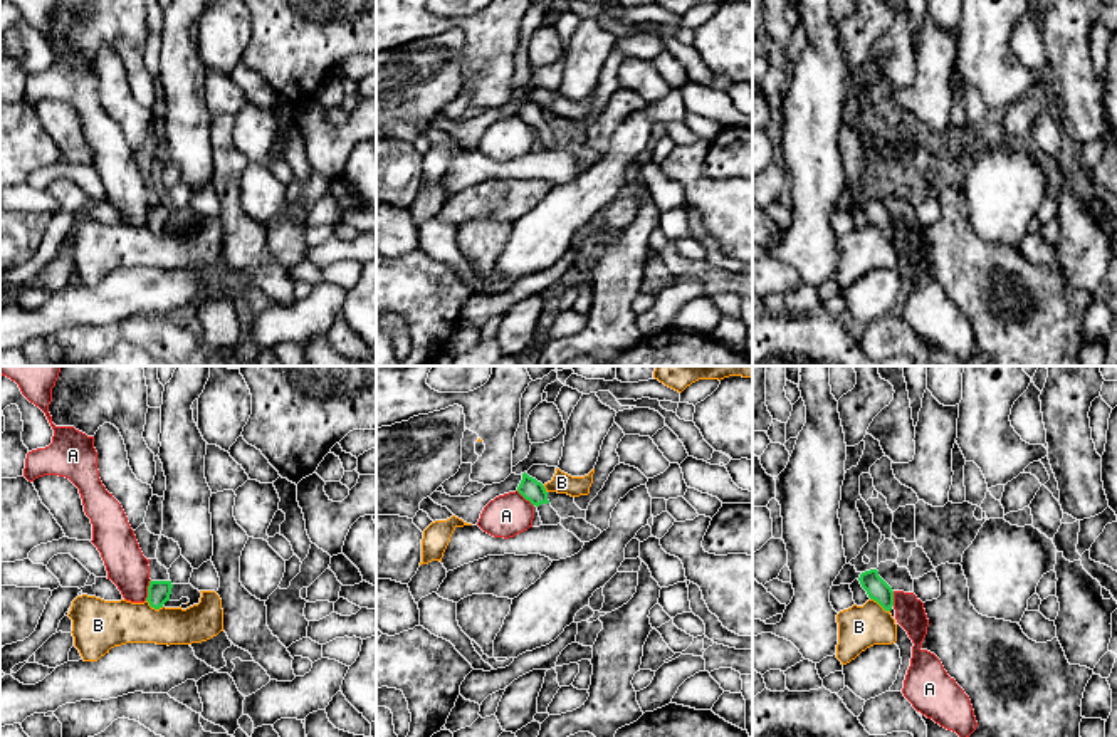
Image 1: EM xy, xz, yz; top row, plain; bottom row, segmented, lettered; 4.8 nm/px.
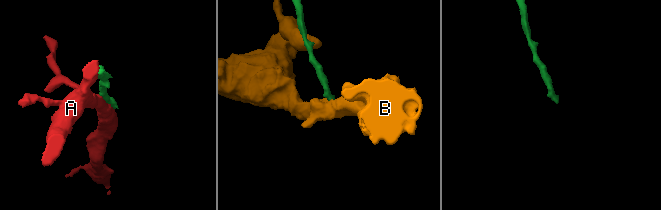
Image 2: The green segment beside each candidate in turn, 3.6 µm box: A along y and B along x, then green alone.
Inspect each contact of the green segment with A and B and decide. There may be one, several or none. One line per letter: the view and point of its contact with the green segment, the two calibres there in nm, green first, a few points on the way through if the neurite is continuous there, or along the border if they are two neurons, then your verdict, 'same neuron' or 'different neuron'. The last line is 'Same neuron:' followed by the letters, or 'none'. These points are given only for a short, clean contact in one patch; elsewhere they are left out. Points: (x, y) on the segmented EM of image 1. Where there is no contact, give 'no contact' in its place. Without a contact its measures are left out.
A: meets green in xy at (148, 590); 110 nm thick on the green side, 200 nm on the other; different neuron
B: meets green in yz at (881, 605); 110 nm thick on the green side, 200 nm on the other; border along yz (870, 598), (889, 611); different neuron
Same neuron: none

